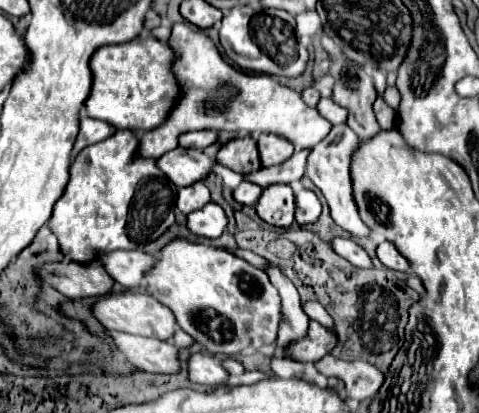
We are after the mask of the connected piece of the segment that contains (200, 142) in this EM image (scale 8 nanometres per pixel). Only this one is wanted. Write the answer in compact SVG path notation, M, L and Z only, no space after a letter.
M202 130L202 132L186 132L180 136L180 146L182 148L198 148L204 150L206 146L214 144L218 140L216 130Z

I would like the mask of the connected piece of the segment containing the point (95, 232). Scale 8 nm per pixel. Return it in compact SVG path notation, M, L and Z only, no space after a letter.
M116 130L110 138L84 148L70 164L70 180L64 194L54 204L50 228L60 242L60 250L68 252L70 260L86 264L94 260L96 252L138 250L166 232L174 224L174 196L174 184L158 168L156 160L138 156L136 134L132 130Z

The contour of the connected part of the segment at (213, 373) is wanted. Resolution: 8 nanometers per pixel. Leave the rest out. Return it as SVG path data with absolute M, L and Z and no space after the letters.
M190 354L188 358L188 380L194 384L204 384L210 388L224 386L228 382L228 372L210 354Z

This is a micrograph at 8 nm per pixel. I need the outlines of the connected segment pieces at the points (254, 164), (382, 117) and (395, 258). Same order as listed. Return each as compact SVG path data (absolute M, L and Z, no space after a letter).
M250 136L226 142L220 148L220 152L216 156L216 162L234 170L234 172L238 172L238 174L248 174L248 172L254 172L254 170L262 168L256 142Z
M378 96L376 102L374 102L374 114L376 114L376 120L378 120L378 124L380 124L382 130L394 128L394 124L396 124L396 110L390 108L390 106L384 102L382 96Z
M382 242L382 244L378 246L378 260L380 260L384 266L388 266L388 268L392 268L392 270L398 270L398 272L408 272L408 270L410 270L408 260L396 250L396 246L394 246L392 242Z

